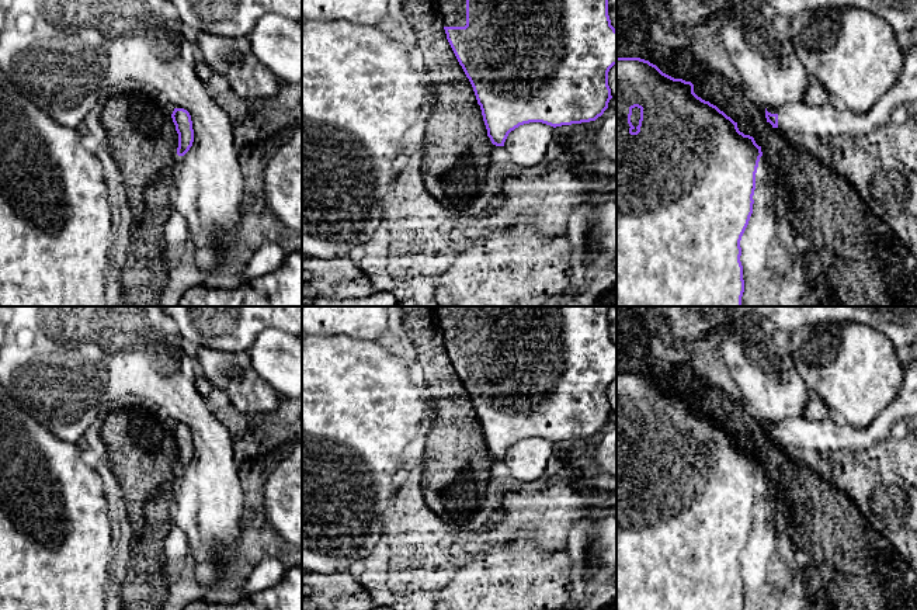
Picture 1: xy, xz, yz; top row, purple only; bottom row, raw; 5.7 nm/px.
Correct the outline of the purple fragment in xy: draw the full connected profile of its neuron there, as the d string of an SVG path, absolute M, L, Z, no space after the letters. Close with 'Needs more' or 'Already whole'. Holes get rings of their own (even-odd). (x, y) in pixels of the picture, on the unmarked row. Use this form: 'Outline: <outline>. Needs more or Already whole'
Outline: M174 423L171 433L176 440L176 446L178 448L177 469L184 471L190 465L194 457L191 430L184 423Z. Already whole

